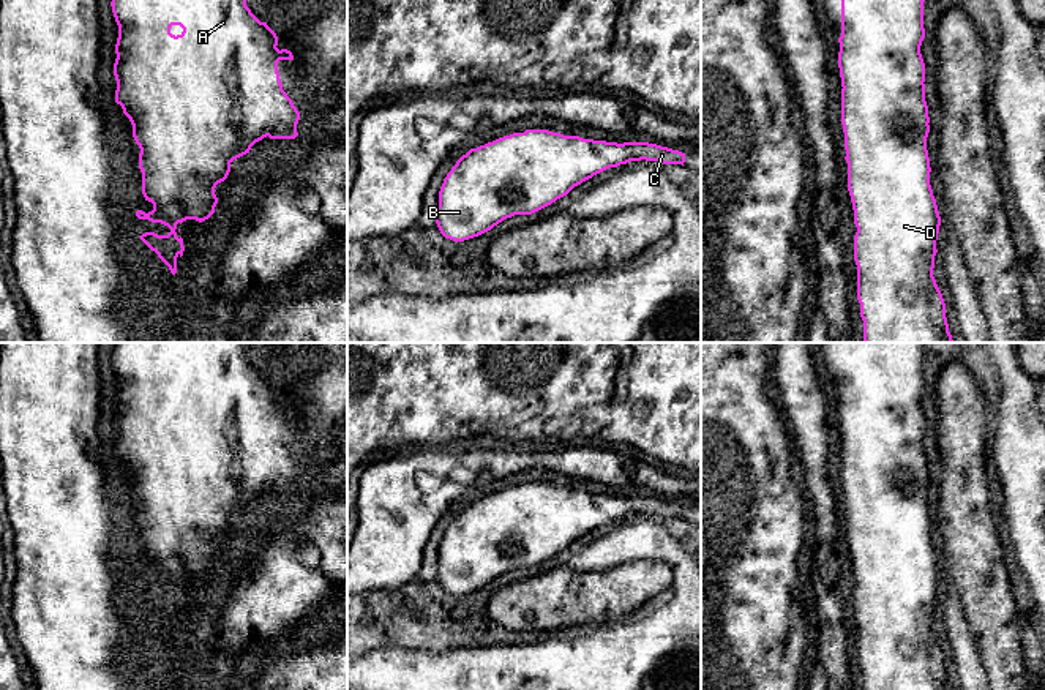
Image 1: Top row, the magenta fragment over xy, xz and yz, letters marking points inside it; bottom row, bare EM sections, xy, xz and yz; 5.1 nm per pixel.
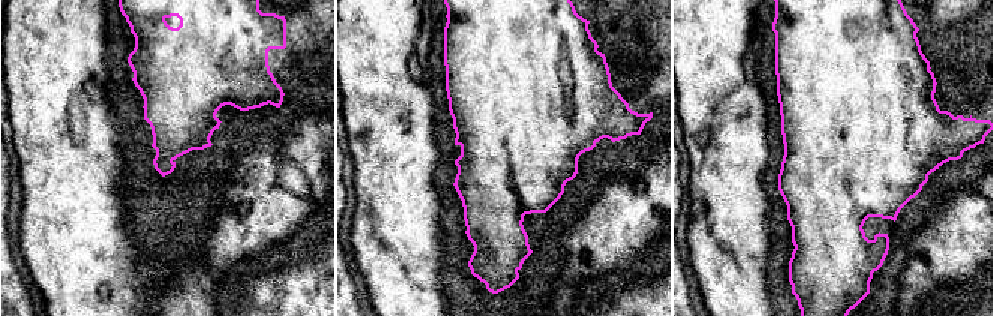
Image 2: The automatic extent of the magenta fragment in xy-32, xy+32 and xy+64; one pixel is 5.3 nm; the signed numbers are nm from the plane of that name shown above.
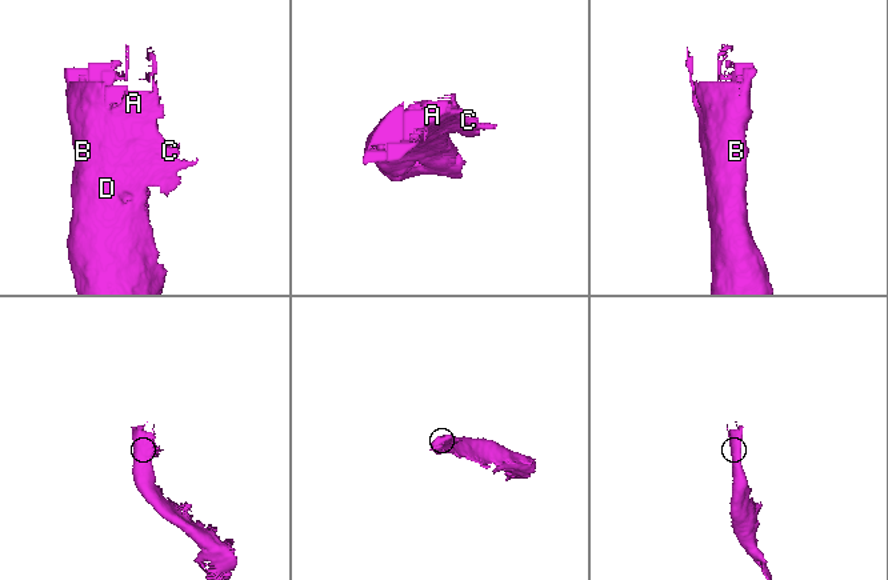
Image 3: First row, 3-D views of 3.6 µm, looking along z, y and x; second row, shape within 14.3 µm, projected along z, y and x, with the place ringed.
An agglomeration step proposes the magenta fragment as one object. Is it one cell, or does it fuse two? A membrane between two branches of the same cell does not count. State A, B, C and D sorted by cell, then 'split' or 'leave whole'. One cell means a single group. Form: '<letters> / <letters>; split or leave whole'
A B C D; leave whole

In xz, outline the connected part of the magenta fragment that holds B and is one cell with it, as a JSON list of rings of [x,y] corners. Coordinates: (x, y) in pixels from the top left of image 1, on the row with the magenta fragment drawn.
[[[526,129],[470,148],[444,178],[436,223],[453,242],[478,237],[507,218],[532,215],[594,175],[630,161],[685,163],[685,153],[649,142],[606,142]]]

